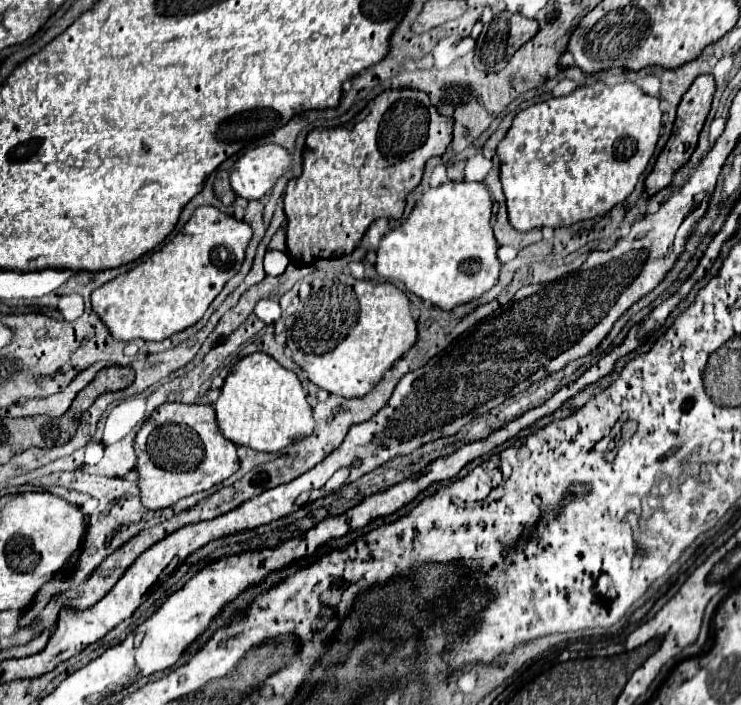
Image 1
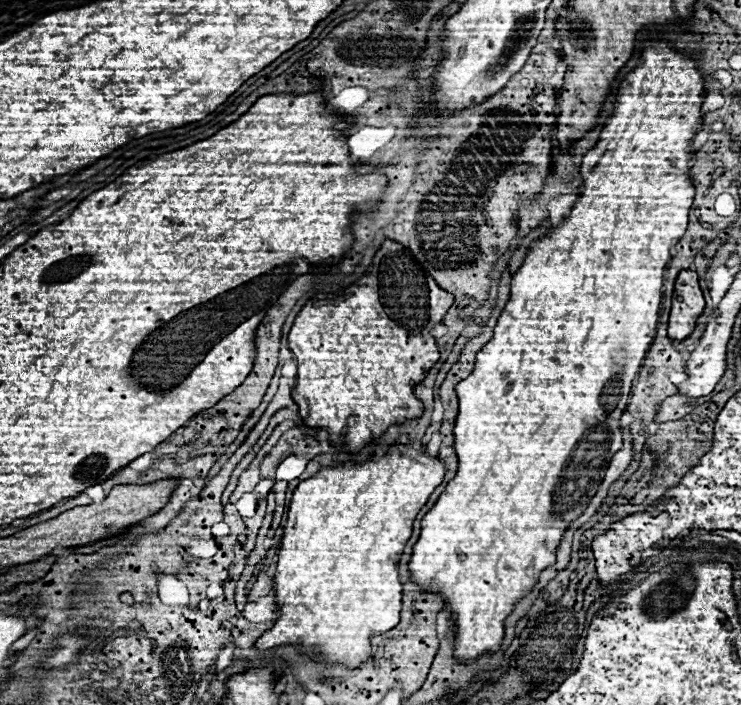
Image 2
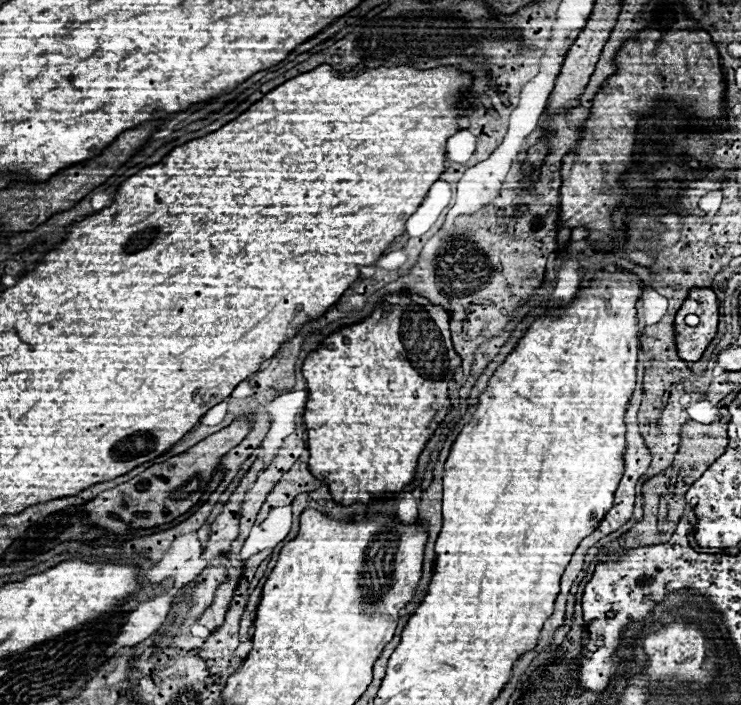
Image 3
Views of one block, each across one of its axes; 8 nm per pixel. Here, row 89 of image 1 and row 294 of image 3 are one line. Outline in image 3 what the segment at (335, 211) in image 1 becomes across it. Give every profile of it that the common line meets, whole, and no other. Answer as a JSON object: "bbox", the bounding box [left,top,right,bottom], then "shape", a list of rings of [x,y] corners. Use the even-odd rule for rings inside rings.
{"bbox":[302,294,460,506],"shape":[[[416,294],[386,296],[384,302],[374,310],[374,314],[370,318],[364,318],[358,324],[340,328],[338,332],[330,334],[316,352],[308,354],[308,358],[304,360],[304,366],[302,366],[302,374],[308,382],[308,392],[310,392],[308,402],[306,402],[306,410],[304,410],[304,424],[308,428],[308,450],[310,450],[308,468],[320,482],[328,484],[334,502],[344,504],[344,506],[350,506],[354,502],[362,502],[364,506],[368,506],[370,500],[374,500],[374,498],[394,498],[394,496],[398,496],[406,488],[406,484],[410,484],[414,480],[416,466],[418,466],[418,456],[422,454],[426,442],[430,440],[430,436],[436,432],[436,428],[440,426],[440,422],[446,418],[446,414],[450,410],[448,382],[454,378],[454,372],[458,368],[460,368],[460,356],[454,352],[452,342],[450,342],[448,316],[444,314],[444,310],[440,306],[432,306],[426,298],[416,296]],[[434,400],[444,402],[444,410],[438,412],[438,414],[430,412],[430,404]]]}

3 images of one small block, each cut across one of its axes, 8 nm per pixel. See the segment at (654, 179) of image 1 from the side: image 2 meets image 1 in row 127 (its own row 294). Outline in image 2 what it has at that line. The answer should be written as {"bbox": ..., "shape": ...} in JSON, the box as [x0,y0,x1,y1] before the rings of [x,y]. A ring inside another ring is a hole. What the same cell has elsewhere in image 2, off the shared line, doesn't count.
{"bbox":[668,270,706,340],"shape":[[[682,270],[674,286],[668,338],[686,340],[694,332],[696,320],[704,312],[704,306],[706,302],[698,284],[698,274],[694,270]]]}

